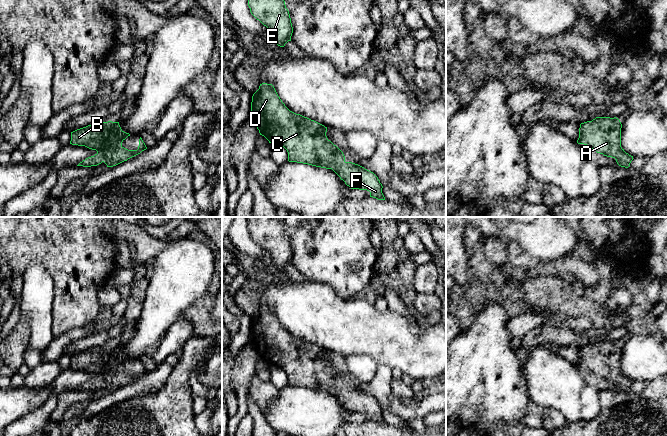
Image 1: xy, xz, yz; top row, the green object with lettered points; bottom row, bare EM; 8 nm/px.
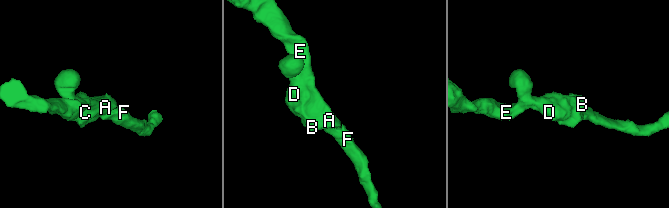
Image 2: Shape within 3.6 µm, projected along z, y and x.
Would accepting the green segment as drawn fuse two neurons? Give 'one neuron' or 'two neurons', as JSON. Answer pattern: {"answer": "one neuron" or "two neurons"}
{"answer": "one neuron"}

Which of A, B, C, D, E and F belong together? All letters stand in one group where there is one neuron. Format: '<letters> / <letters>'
A B C D E F

